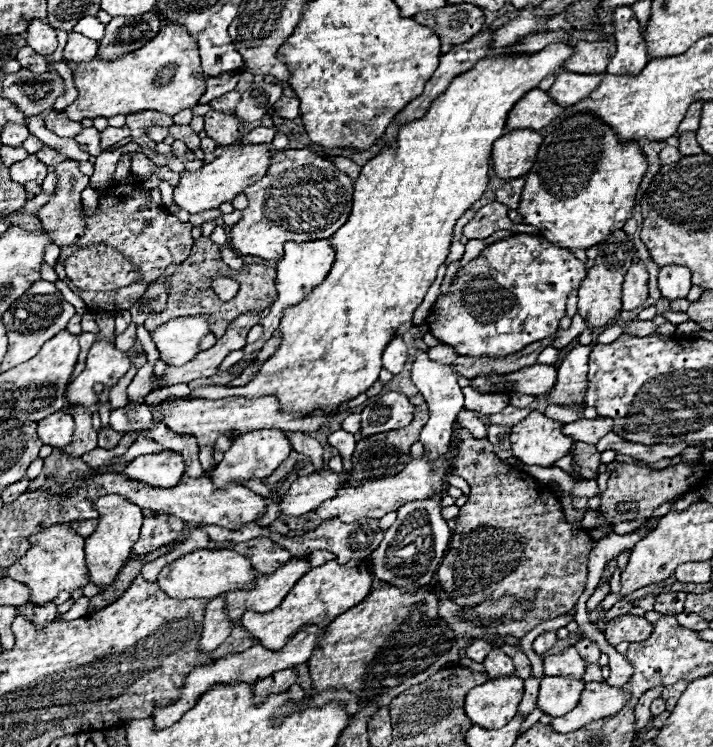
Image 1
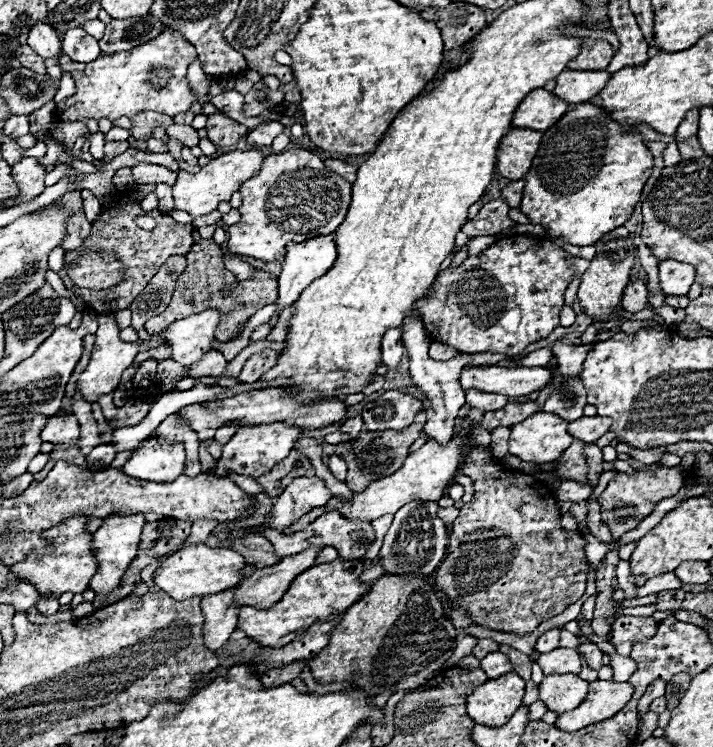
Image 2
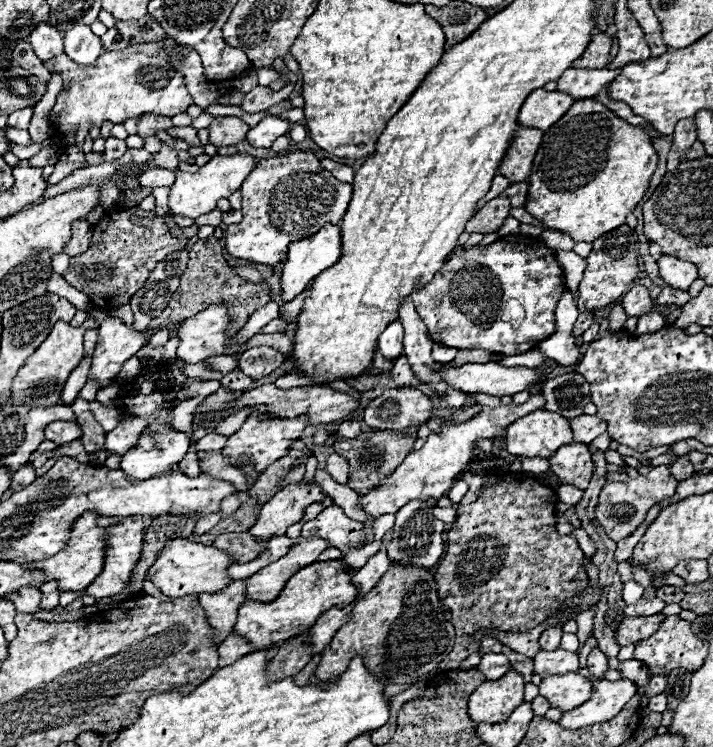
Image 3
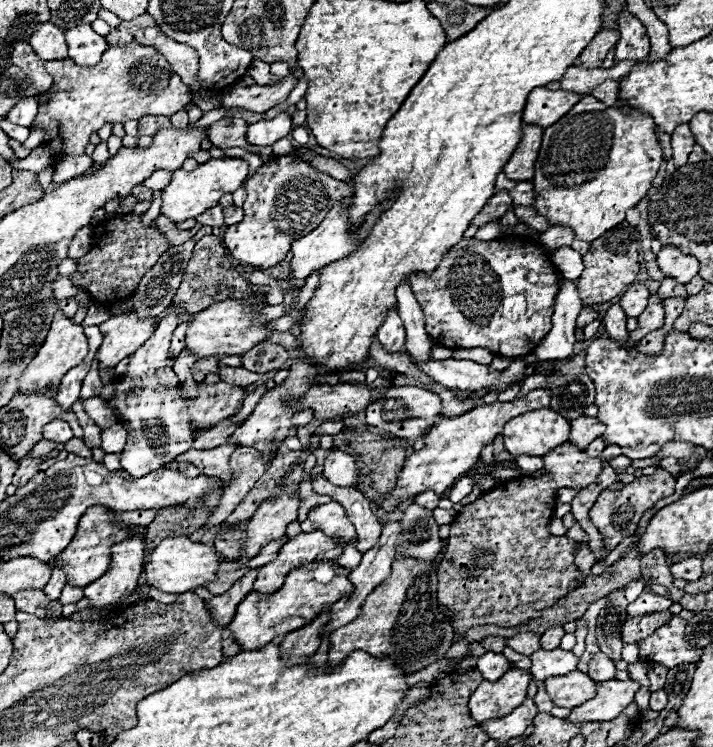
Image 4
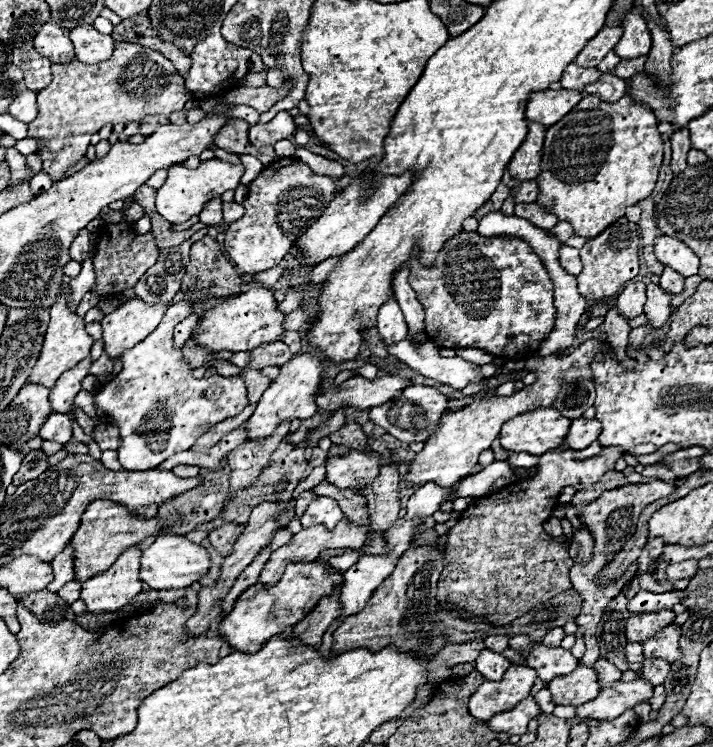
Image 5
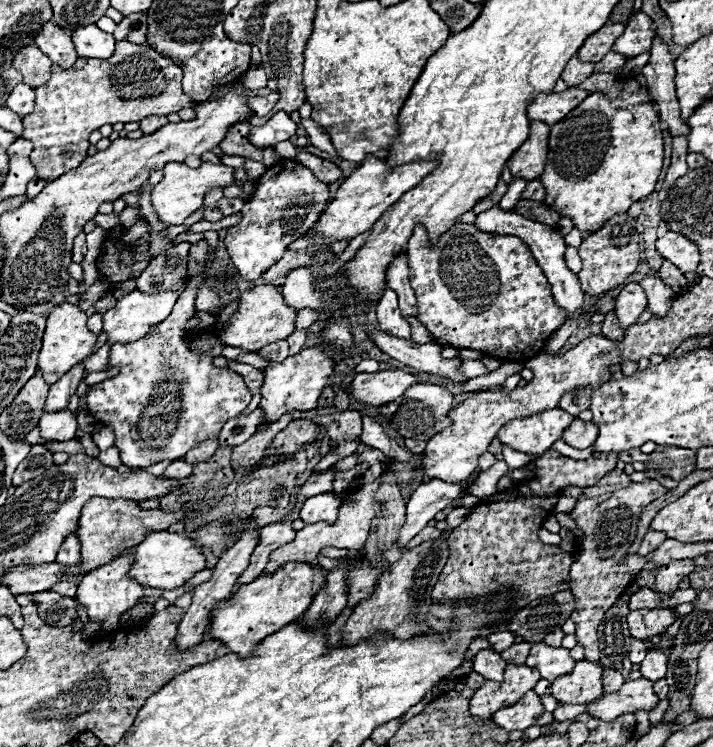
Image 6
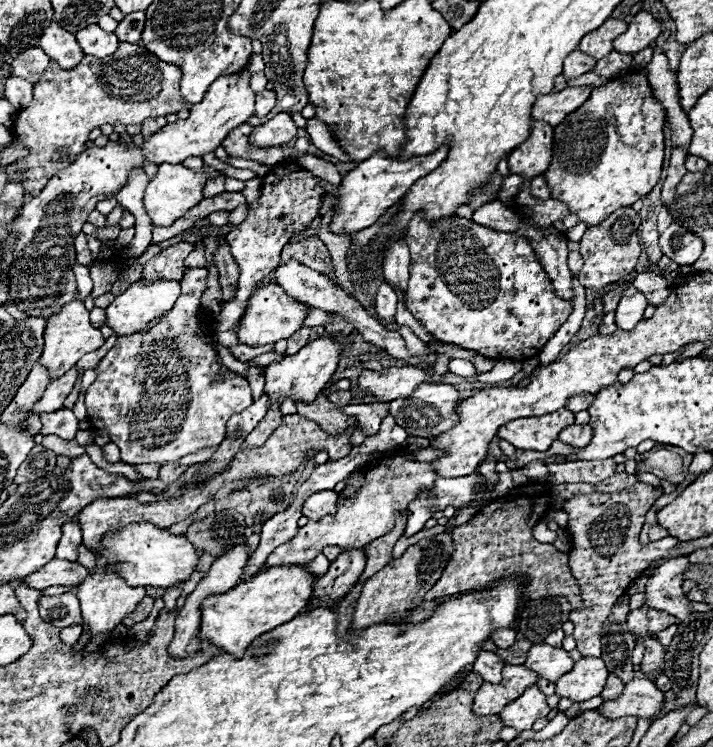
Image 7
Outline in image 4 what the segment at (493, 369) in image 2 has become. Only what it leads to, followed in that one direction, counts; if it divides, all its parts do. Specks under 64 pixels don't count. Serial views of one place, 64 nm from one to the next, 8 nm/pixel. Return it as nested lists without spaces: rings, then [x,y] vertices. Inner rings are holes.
[[[434,360],[430,362],[414,362],[428,378],[440,382],[446,388],[454,390],[504,390],[522,382],[526,378],[526,362],[514,360],[506,370],[490,370],[490,366],[482,366],[470,360]]]

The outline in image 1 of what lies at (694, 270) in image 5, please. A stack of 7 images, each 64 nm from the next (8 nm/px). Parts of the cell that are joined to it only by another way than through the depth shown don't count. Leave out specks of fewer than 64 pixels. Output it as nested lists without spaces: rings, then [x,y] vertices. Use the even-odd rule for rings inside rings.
[[[668,264],[660,268],[658,274],[658,288],[662,292],[664,298],[668,300],[676,300],[676,298],[686,298],[692,282],[692,272],[686,270],[686,266],[676,266],[676,264]]]

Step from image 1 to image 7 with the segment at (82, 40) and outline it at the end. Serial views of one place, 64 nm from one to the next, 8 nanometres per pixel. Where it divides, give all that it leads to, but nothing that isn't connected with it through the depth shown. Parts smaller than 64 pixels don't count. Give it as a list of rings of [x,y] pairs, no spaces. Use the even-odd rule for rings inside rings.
[[[92,24],[92,26],[86,26],[84,30],[80,30],[76,34],[76,40],[80,42],[84,54],[96,56],[96,58],[110,56],[118,48],[116,34],[114,32],[104,32],[98,24]]]

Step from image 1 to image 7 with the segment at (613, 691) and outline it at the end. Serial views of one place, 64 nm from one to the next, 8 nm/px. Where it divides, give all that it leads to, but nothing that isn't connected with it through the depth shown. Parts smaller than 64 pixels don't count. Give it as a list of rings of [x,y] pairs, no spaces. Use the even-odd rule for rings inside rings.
[[[634,678],[624,686],[624,692],[618,700],[606,700],[600,704],[602,716],[616,720],[622,716],[636,716],[652,720],[664,708],[664,692],[656,688],[652,680]]]

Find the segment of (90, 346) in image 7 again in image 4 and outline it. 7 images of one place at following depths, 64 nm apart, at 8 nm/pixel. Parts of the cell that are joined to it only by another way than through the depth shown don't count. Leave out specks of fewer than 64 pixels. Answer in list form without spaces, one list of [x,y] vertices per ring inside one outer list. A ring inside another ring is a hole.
[[[60,310],[54,312],[54,318],[52,318],[52,324],[50,324],[50,330],[48,330],[48,336],[46,336],[42,348],[38,350],[38,354],[34,356],[34,360],[26,368],[24,376],[20,378],[18,394],[46,392],[50,398],[54,398],[56,386],[60,384],[62,376],[72,366],[78,366],[86,354],[88,354],[88,338],[84,336],[84,328],[80,324],[74,324],[72,318],[66,318]]]

